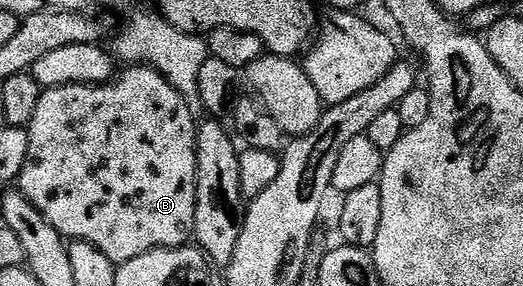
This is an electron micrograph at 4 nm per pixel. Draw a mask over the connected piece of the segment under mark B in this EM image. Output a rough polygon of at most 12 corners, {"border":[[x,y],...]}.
{"border":[[153,68],[46,88],[18,190],[117,266],[193,239],[197,117]]}

